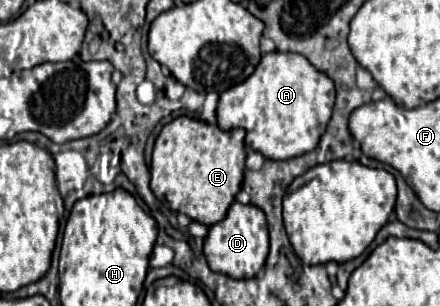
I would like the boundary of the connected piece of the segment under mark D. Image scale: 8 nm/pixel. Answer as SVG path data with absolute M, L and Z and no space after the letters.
M233 202L225 220L209 228L205 238L205 258L213 272L227 274L231 278L253 278L265 266L269 254L269 232L263 210L253 204Z

